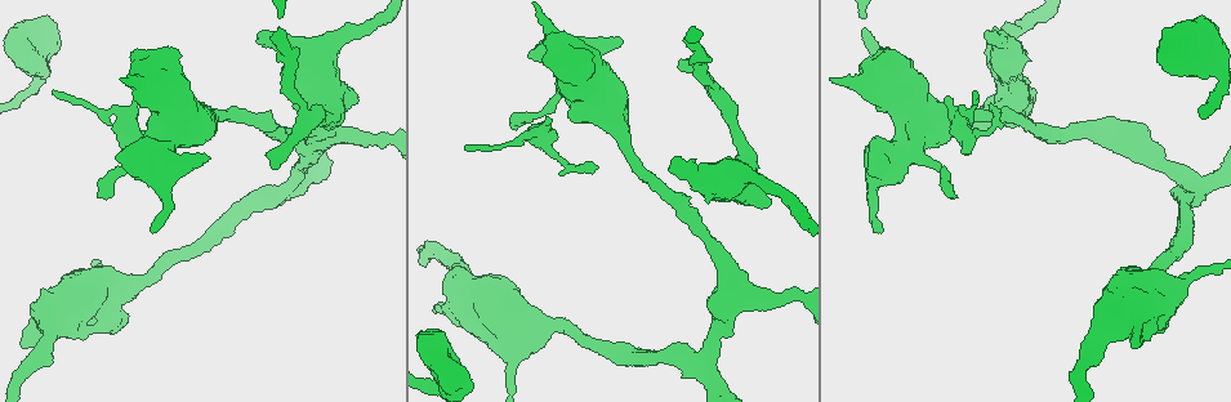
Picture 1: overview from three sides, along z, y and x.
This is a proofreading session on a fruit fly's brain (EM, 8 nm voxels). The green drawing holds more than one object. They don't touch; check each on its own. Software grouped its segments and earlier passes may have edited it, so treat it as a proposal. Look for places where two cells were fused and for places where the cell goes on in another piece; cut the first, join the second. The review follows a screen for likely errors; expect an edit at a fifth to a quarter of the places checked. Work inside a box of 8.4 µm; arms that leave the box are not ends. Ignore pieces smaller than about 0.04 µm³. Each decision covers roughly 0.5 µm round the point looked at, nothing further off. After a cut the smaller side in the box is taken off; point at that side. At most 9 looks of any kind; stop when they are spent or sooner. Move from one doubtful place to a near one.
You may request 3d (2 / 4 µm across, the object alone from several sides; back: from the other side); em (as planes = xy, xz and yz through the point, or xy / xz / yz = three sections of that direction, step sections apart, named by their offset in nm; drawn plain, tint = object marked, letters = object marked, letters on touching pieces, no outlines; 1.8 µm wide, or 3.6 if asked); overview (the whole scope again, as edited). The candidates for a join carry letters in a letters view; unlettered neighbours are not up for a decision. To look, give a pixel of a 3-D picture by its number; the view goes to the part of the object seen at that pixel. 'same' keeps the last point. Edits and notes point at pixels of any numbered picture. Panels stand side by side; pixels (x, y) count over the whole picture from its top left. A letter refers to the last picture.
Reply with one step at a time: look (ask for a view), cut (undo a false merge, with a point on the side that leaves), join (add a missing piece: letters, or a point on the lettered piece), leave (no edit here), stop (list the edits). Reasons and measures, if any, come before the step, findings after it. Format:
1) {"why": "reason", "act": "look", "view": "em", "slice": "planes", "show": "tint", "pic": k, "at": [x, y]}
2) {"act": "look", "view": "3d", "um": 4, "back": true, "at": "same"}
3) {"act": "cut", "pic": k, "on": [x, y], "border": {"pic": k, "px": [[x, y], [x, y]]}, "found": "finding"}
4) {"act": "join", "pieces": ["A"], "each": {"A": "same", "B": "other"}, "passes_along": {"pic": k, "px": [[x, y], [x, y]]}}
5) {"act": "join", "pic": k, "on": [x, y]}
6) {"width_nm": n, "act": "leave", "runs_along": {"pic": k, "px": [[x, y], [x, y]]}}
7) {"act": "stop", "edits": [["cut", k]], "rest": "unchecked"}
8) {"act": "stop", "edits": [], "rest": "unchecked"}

{"why": "free end", "act": "look", "view": "3d", "um": 2, "pic": 1, "at": [467, 145]}

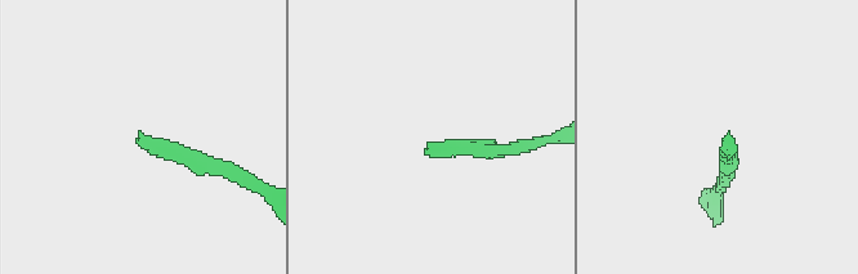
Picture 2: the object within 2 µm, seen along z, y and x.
{"why": "shape alone is not enough", "act": "look", "view": "em", "slice": "planes", "show": "plain", "pic": 2, "at": [724, 135]}

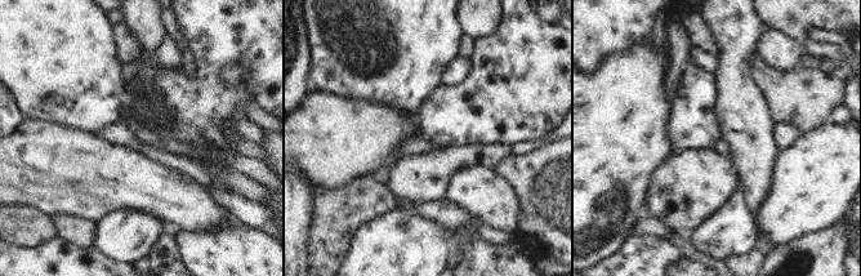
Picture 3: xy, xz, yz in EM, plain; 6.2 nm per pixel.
{"act": "look", "view": "em", "slice": "planes", "show": "letters", "at": "same"}

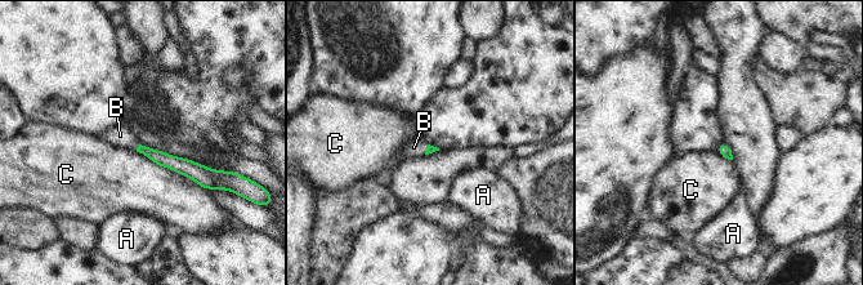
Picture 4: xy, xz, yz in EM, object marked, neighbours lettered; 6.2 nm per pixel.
{"act": "join", "pieces": ["B"], "each": {"A": "other", "B": "same", "C": "other"}, "passes_along": {"pic": 4, "px": [[162, 159], [138, 147], [120, 136]]}, "found": "the cell continues"}

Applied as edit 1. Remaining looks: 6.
{"why": "branch stops here", "act": "look", "view": "3d", "um": 4, "pic": 1, "at": [593, 171]}

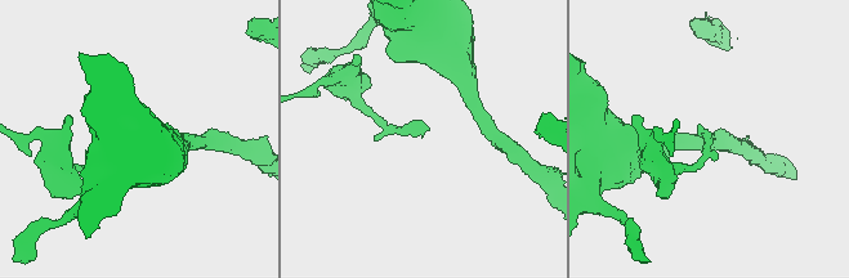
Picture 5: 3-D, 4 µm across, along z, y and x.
{"why": "shape alone is not enough", "act": "look", "view": "em", "slice": "yz", "step": 16, "show": "tint", "pic": 5, "at": [424, 130]}

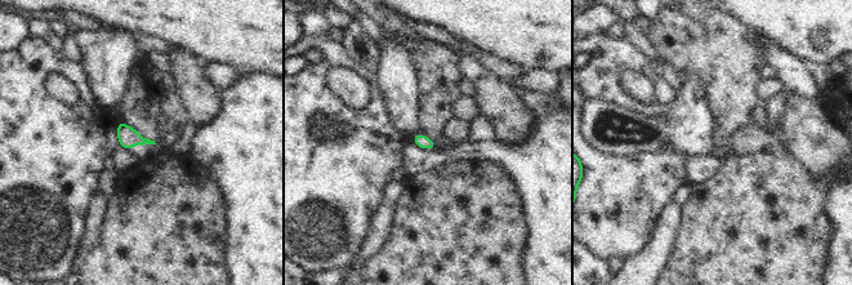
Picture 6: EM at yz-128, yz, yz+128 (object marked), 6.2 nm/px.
{"act": "look", "view": "em", "slice": "planes", "show": "letters", "at": "same"}

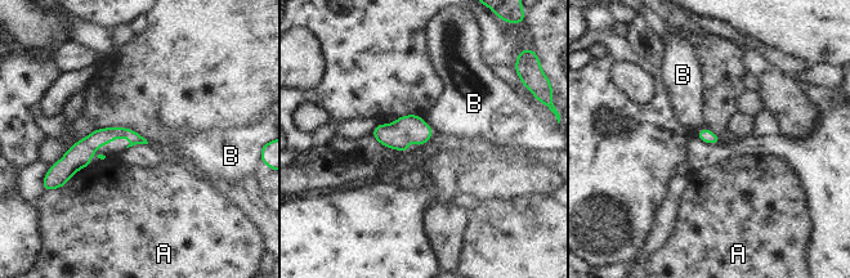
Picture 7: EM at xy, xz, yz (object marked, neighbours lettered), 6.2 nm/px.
{"act": "leave", "each": {"A": "other", "B": "other"}, "border": {"pic": 7, "px": [[423, 119], [435, 131]]}, "found": "none of them fits"}

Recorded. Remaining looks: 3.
{"why": "branch stops here", "act": "look", "view": "em", "slice": "planes", "show": "letters", "pic": 1, "at": [268, 156]}

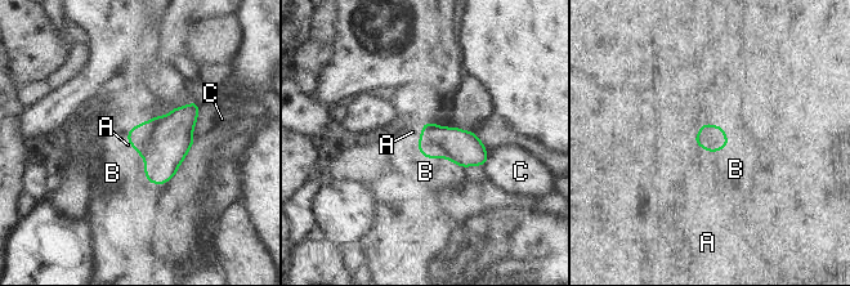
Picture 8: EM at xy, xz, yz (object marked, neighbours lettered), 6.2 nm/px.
{"longest_contact_nm": ["B", 340], "act": "join", "pieces": ["A"], "each": {"A": "same", "B": "other", "C": "other"}, "passes_along": {"pic": 8, "px": [[459, 146], [421, 132], [412, 132]]}, "found": "the cell continues"}

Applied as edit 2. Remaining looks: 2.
{"why": "an open end", "act": "look", "view": "em", "slice": "xy", "step": 8, "show": "tint", "pic": 1, "at": [279, 29]}

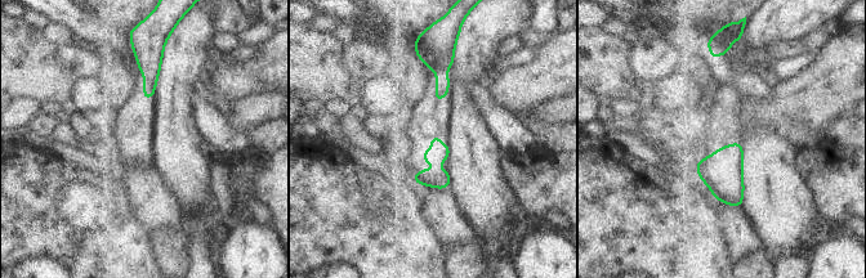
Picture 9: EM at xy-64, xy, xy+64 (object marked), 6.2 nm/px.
{"why": "what lies round it", "act": "look", "view": "em", "slice": "xy", "step": 8, "show": "letters", "at": "same"}

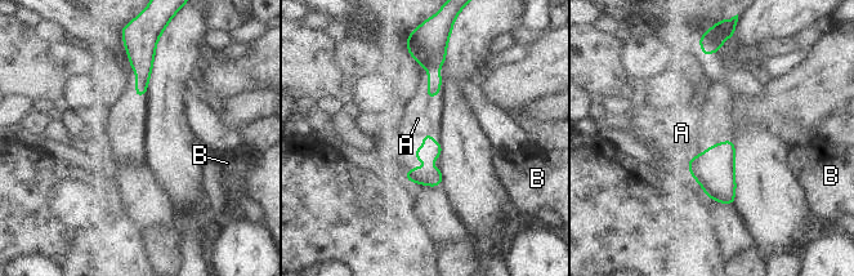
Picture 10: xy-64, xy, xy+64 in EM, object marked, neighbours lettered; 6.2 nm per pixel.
{"act": "leave", "each": {"A": "other", "B": "other"}, "border": {"pic": 10, "px": [[719, 142], [691, 157]]}, "found": "no lettered piece goes on from it"}

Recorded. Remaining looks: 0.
{"act": "stop", "edits": [["join", 4], ["join", 8]], "rest": "unchecked"}

